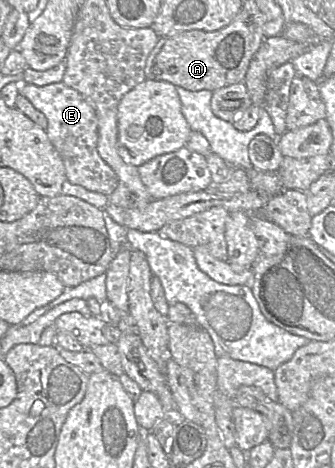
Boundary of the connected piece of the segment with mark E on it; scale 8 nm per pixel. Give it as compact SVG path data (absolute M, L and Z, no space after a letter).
M62 82L45 86L22 84L19 94L26 97L46 117L45 131L63 161L66 180L89 191L111 195L117 187L118 178L98 153L98 123L95 109L91 103L78 91Z

